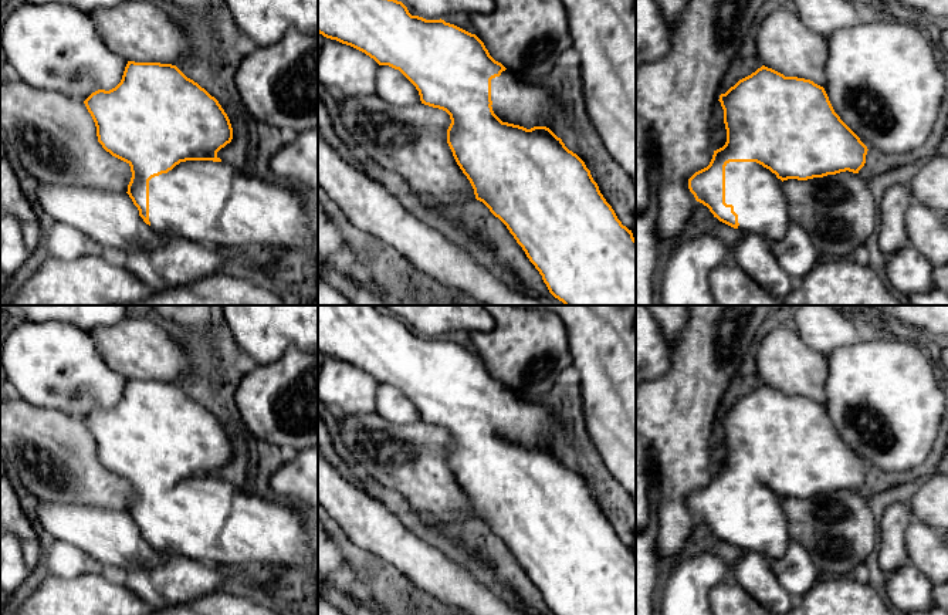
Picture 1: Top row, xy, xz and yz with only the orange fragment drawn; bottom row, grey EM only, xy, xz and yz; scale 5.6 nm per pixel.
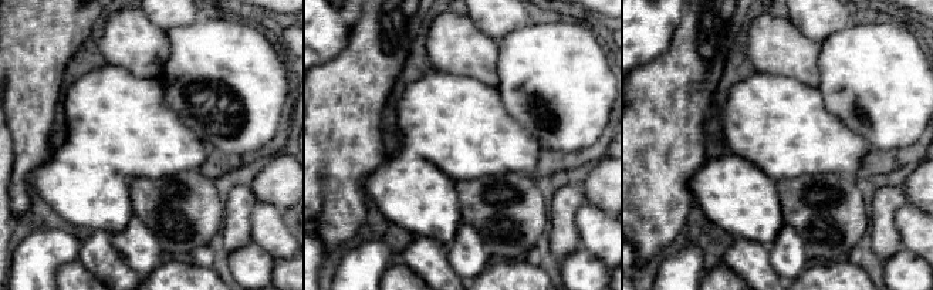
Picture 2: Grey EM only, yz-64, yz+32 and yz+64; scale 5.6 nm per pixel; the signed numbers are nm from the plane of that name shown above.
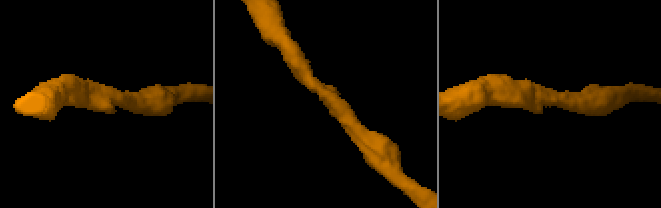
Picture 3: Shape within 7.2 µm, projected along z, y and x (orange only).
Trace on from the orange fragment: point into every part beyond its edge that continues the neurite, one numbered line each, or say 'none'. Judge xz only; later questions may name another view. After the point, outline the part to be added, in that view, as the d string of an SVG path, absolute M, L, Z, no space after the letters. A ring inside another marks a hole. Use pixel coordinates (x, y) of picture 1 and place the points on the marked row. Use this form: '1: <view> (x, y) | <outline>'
1: xz (517, 102) | M509 70L491 80L494 114L502 121L531 129L546 126L555 105L553 95L539 85L528 85L515 78Z

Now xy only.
1: xy (215, 203) | M186 160L167 173L152 178L149 222L156 233L213 247L260 244L298 250L311 246L314 240L304 189L246 173L224 160Z

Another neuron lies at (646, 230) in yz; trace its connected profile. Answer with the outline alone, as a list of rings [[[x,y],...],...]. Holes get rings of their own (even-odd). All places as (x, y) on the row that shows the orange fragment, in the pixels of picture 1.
[[[657,163],[649,168],[649,185],[651,190],[647,209],[636,214],[636,305],[654,305],[653,274],[657,267],[657,187],[660,173]]]

